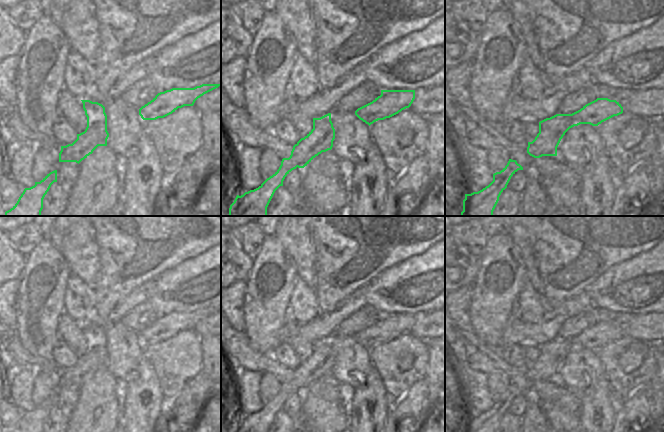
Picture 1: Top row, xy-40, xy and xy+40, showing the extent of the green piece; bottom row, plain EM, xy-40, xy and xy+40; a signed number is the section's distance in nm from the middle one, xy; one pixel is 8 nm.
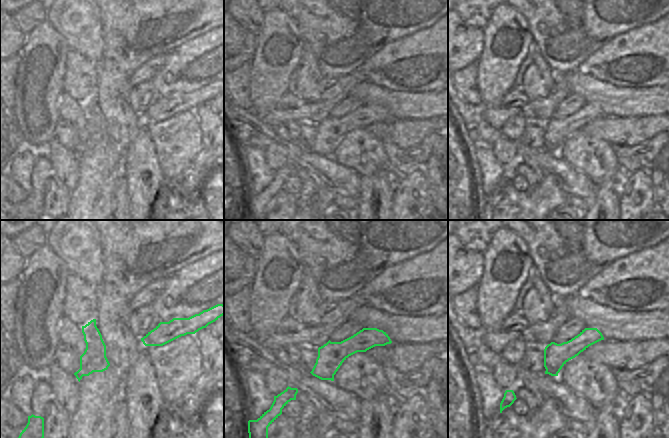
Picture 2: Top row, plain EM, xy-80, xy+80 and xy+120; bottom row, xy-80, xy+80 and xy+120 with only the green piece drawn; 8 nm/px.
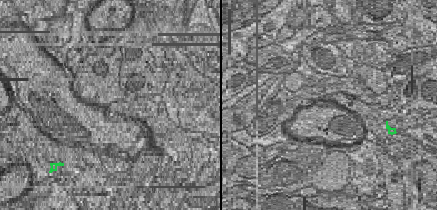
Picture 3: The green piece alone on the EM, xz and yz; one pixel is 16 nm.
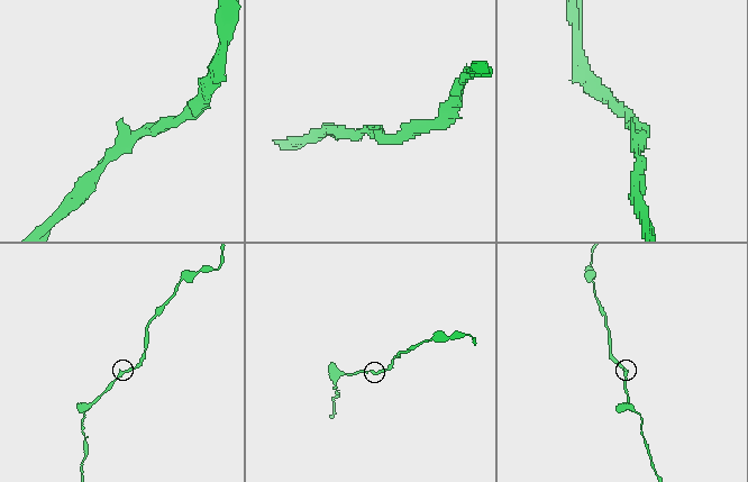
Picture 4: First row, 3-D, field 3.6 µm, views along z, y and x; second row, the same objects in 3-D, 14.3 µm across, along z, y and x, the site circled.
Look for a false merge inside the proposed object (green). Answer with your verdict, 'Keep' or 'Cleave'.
Keep.

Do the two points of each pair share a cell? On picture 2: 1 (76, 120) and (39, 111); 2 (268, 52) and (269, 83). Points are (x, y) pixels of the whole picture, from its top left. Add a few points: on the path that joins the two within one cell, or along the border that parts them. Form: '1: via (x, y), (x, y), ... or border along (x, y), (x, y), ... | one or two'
1: border along (62, 93), (58, 97), (58, 114), (60, 119) | two
2: via (269, 60), (269, 75) | one

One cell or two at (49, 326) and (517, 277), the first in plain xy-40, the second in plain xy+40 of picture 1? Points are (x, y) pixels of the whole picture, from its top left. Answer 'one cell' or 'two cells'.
one cell

